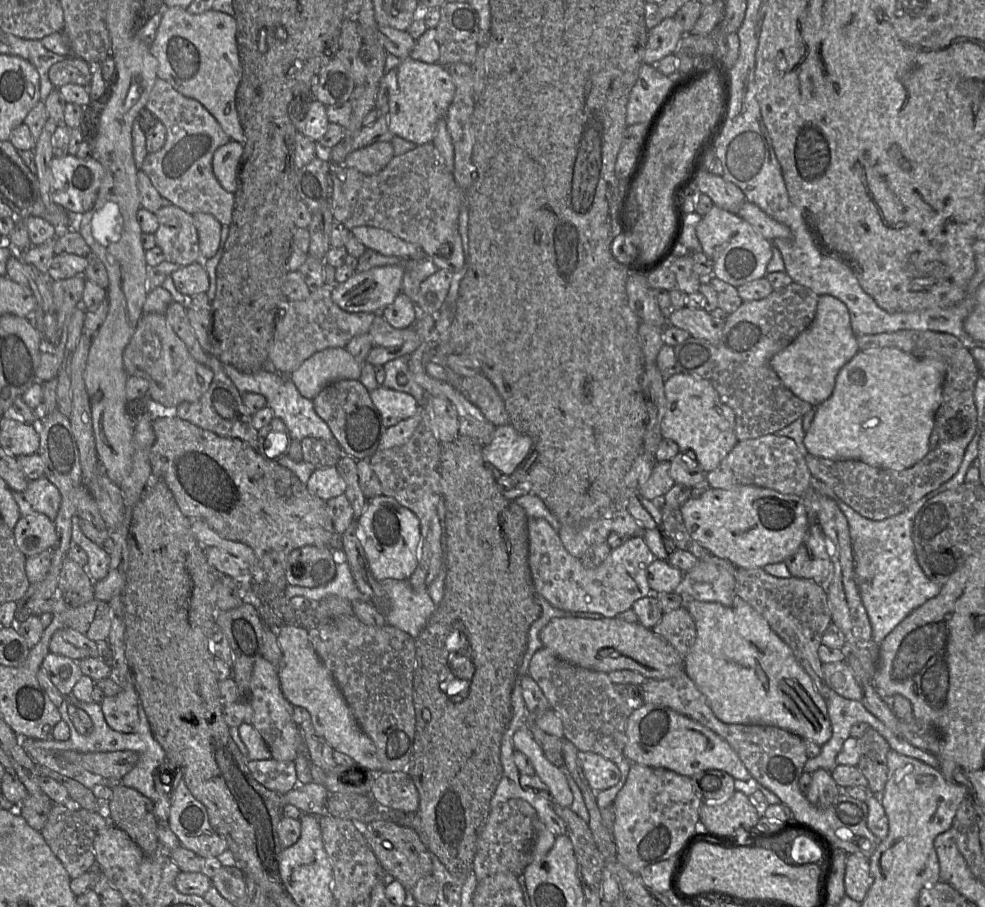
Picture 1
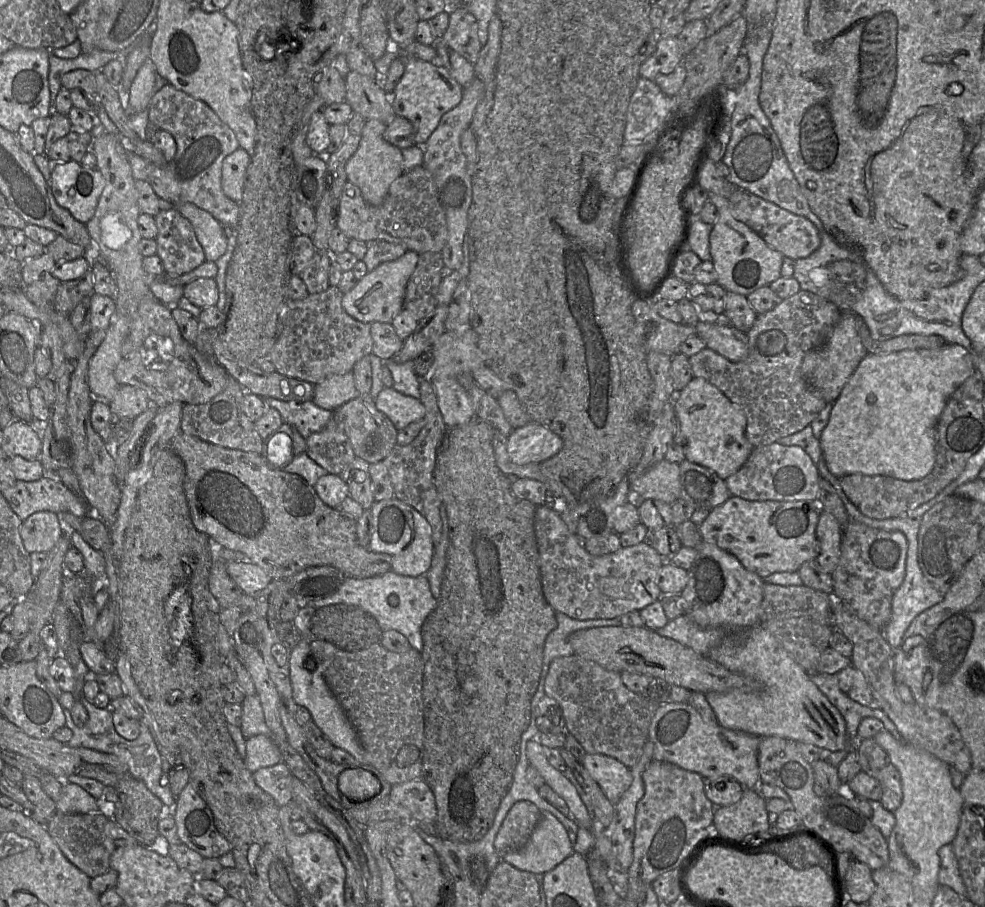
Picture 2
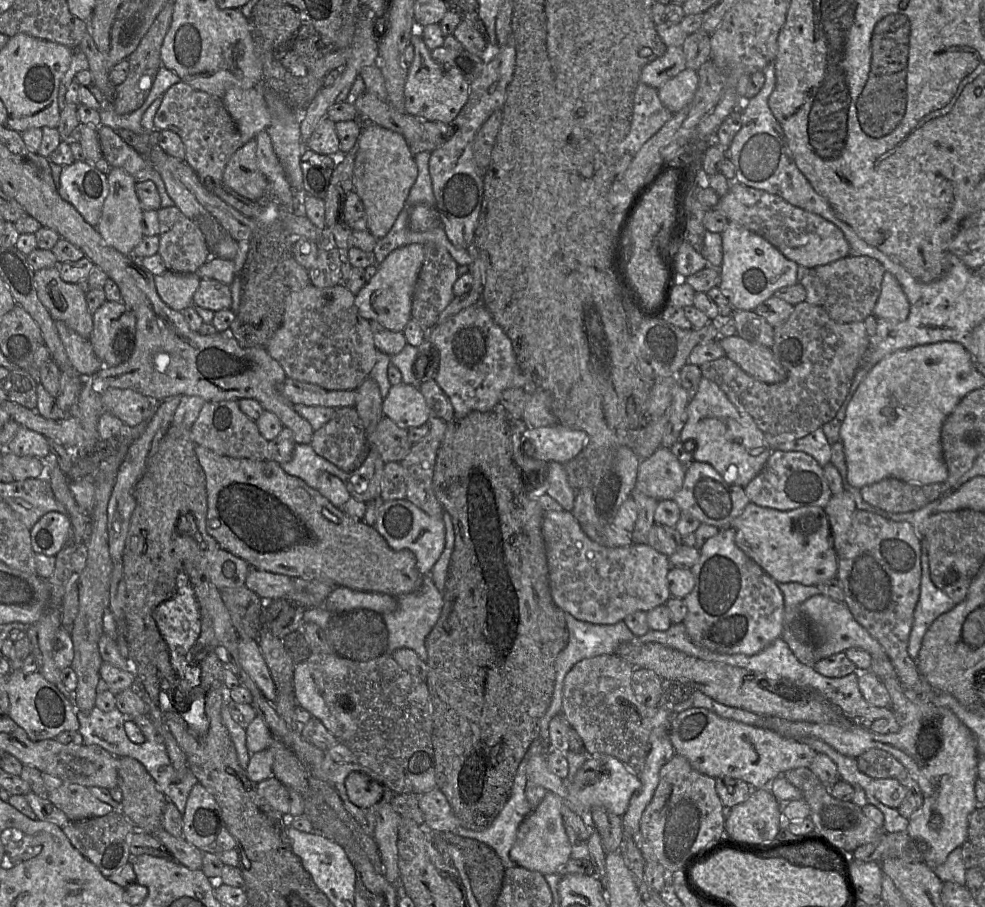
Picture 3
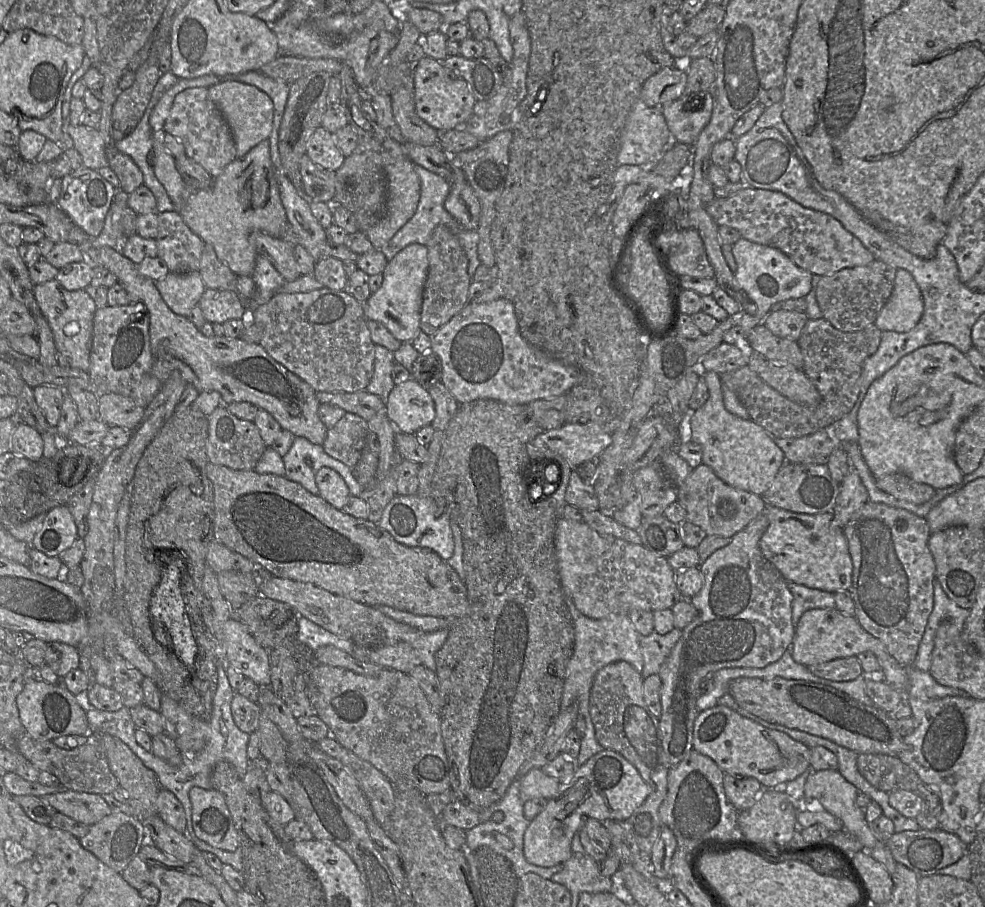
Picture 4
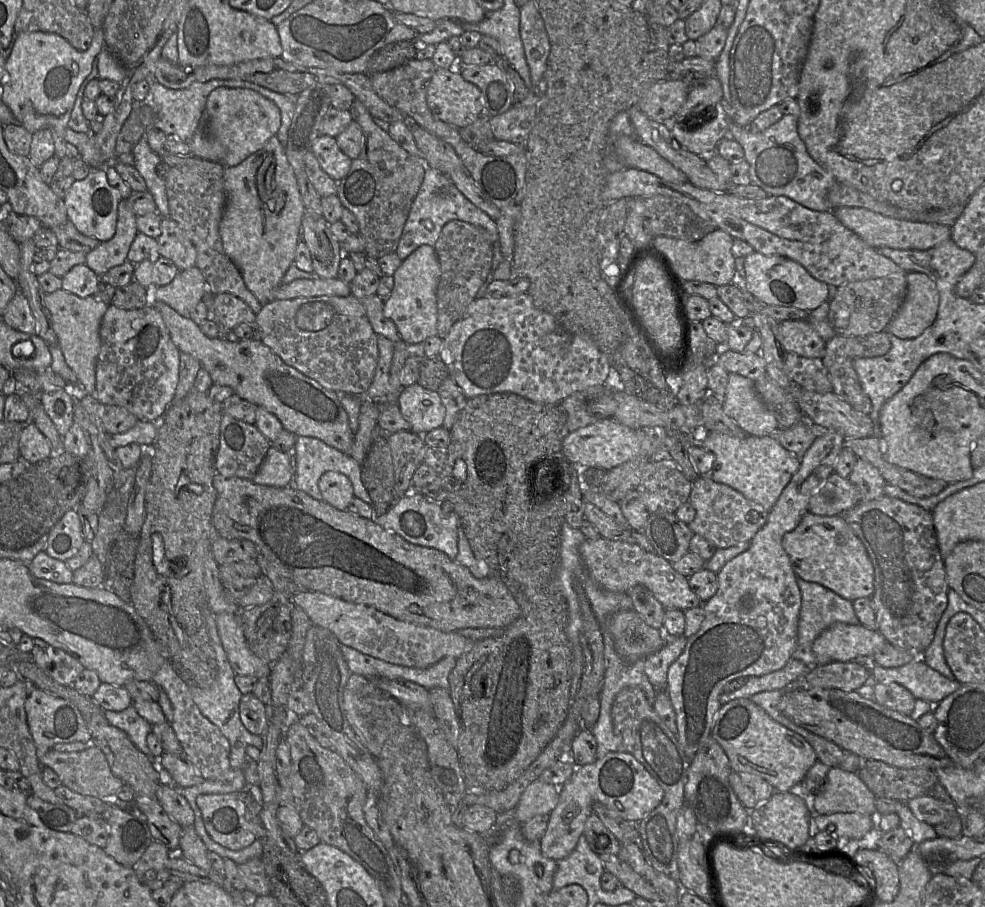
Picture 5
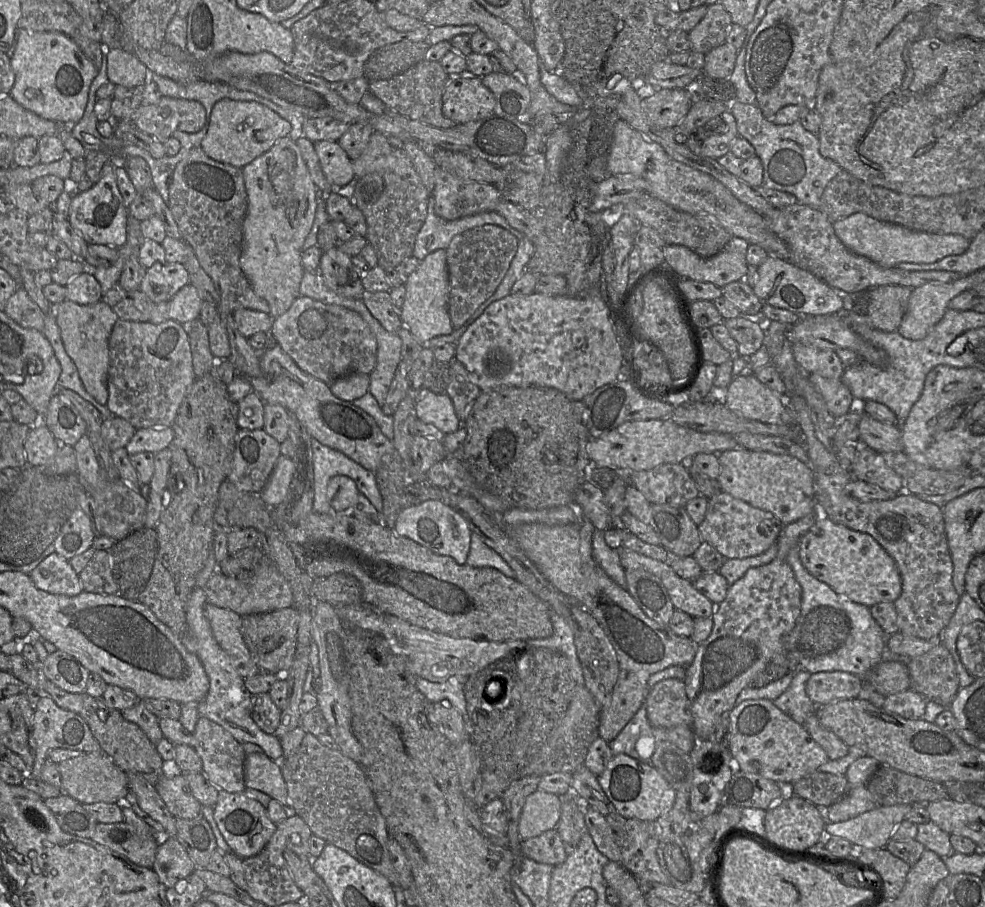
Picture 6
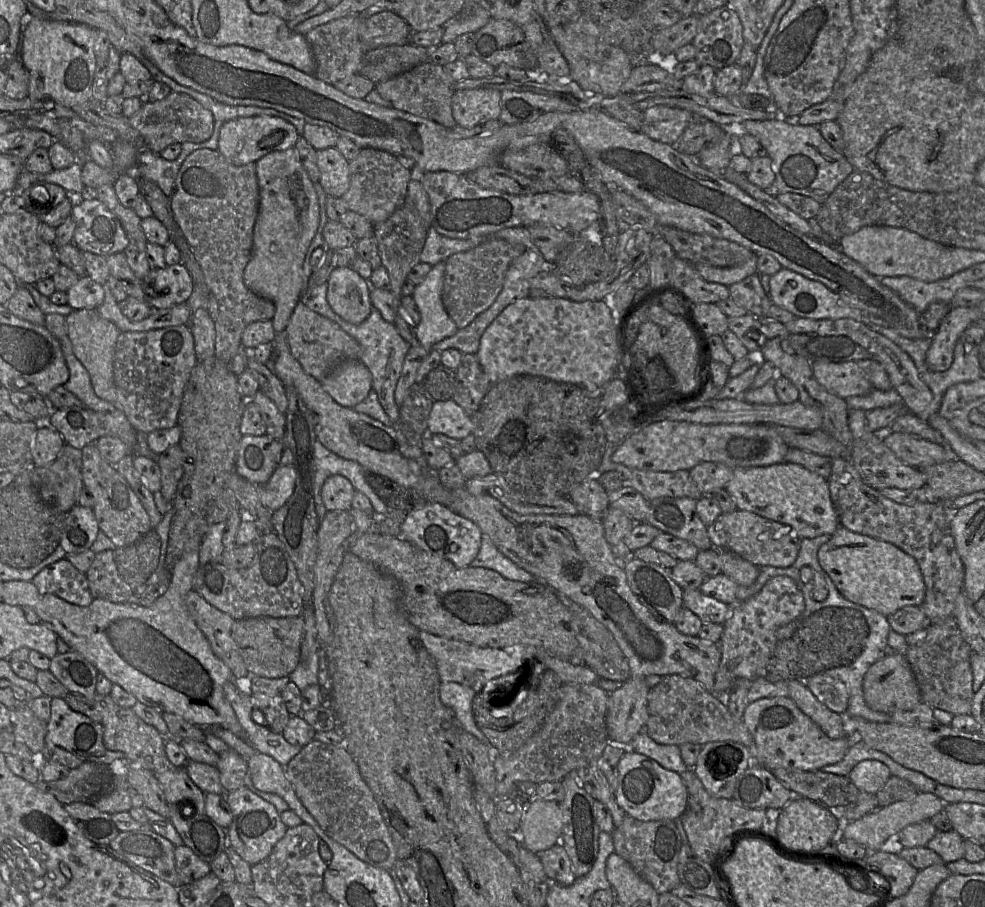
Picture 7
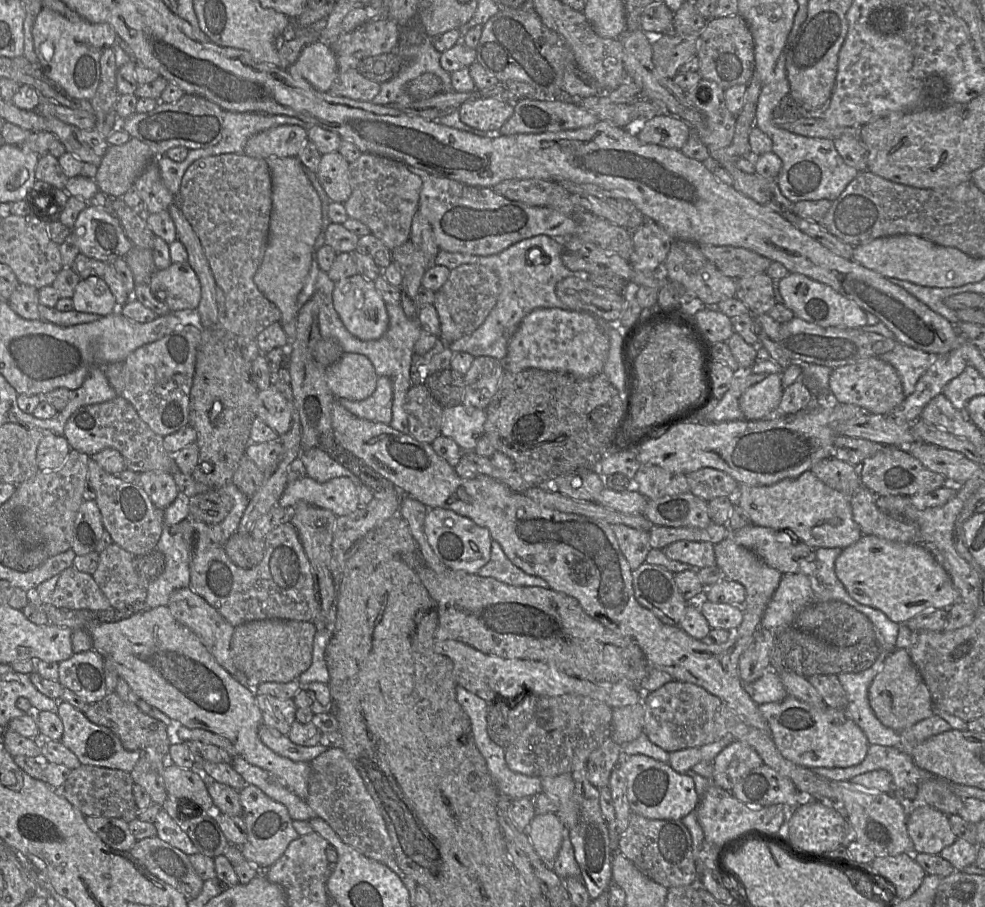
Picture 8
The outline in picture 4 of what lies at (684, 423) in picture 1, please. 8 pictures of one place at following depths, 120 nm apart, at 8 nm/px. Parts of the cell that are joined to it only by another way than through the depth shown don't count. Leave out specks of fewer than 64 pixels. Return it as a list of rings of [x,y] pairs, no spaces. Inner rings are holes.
[[[703,367],[700,369],[709,397],[691,415],[691,442],[701,446],[702,463],[709,466],[722,481],[734,488],[762,496],[786,462],[785,455],[763,427],[751,419],[742,419],[727,411],[719,374],[706,371]]]

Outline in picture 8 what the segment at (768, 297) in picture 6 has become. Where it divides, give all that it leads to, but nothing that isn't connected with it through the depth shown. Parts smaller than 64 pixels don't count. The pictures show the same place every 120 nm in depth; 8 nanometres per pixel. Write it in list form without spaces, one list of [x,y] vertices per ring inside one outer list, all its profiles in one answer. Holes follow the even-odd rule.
[[[789,273],[779,280],[783,304],[795,317],[821,327],[863,328],[867,326],[866,311],[827,284],[815,281],[803,274]]]

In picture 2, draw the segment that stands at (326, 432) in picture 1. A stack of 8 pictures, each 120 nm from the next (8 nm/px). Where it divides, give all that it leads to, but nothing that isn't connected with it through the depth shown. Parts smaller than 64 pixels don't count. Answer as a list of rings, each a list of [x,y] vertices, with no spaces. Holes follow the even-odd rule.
[[[263,398],[267,407],[275,408],[284,422],[290,424],[305,439],[322,430],[332,419],[333,411],[317,406],[312,401],[283,401],[275,398]]]

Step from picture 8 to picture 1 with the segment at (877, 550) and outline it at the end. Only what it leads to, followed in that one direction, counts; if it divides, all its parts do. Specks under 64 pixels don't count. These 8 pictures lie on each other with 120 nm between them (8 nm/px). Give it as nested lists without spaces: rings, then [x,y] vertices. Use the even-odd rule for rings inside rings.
[[[753,485],[728,490],[709,487],[698,498],[688,499],[679,510],[690,536],[710,554],[730,561],[737,568],[763,568],[784,562],[803,545],[809,528],[801,497]]]

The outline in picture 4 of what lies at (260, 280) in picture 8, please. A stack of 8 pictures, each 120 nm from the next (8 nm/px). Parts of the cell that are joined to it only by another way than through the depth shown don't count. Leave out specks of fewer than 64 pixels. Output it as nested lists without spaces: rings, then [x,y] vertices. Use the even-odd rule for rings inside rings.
[[[268,138],[243,157],[236,157],[214,178],[212,186],[191,193],[177,210],[187,226],[204,243],[213,246],[222,263],[237,276],[252,276],[259,253],[250,242],[251,233],[261,231],[272,237],[283,238],[289,228],[276,180],[276,168],[271,161]]]

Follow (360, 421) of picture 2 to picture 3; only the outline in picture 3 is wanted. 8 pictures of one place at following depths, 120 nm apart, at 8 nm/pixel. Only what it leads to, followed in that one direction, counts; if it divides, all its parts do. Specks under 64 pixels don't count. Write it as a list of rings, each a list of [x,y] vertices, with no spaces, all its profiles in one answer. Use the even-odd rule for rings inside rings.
[[[383,416],[374,432],[367,436],[367,444],[377,449],[385,463],[400,463],[413,445],[408,438],[408,430],[400,428],[387,416]]]

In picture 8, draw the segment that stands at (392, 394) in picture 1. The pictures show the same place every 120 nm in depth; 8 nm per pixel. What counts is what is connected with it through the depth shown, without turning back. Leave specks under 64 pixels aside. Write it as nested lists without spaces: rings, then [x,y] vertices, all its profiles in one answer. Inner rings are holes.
[[[463,404],[444,408],[441,435],[451,438],[463,451],[474,451],[479,438],[484,435],[485,409]]]

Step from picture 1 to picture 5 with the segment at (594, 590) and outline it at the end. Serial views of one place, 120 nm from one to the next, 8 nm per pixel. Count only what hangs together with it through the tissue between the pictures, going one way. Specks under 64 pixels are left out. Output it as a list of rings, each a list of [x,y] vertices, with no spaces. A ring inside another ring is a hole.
[[[604,537],[586,539],[579,547],[589,577],[599,587],[617,593],[627,593],[634,586],[645,586],[666,610],[686,611],[702,607],[703,602],[690,589],[688,578],[676,572],[669,561],[656,553],[624,541]]]

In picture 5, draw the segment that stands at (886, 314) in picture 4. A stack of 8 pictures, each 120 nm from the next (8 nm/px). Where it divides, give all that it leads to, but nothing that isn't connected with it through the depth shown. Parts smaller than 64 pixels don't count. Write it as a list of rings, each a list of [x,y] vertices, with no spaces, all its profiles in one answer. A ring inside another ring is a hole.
[[[908,272],[906,280],[905,299],[885,331],[901,339],[913,339],[934,323],[940,297],[934,280],[928,275]]]

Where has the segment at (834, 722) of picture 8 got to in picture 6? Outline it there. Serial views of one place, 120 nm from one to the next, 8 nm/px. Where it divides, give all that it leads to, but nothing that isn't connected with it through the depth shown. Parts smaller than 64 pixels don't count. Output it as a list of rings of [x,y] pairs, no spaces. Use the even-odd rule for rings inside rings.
[[[768,699],[747,700],[729,712],[728,750],[737,762],[737,770],[780,784],[793,784],[829,761],[825,750],[813,740],[806,728]]]

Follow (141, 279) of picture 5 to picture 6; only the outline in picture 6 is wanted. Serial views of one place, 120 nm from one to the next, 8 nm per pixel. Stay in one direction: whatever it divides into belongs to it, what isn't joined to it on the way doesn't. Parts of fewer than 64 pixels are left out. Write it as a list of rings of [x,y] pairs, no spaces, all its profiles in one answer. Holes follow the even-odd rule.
[[[156,262],[146,270],[139,289],[158,304],[170,300],[188,283],[189,274],[183,264]]]

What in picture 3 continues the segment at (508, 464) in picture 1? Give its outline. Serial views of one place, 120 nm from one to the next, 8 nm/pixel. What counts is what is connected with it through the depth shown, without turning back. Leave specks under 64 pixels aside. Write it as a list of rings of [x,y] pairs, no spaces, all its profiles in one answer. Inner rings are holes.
[[[555,424],[527,428],[522,436],[522,451],[530,458],[562,464],[577,456],[587,442],[587,434]]]

